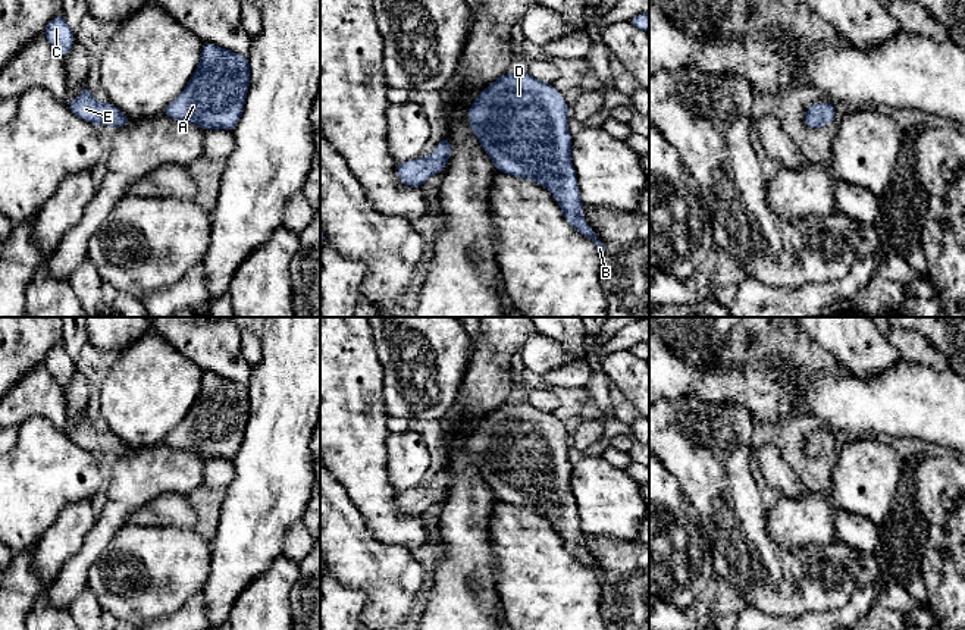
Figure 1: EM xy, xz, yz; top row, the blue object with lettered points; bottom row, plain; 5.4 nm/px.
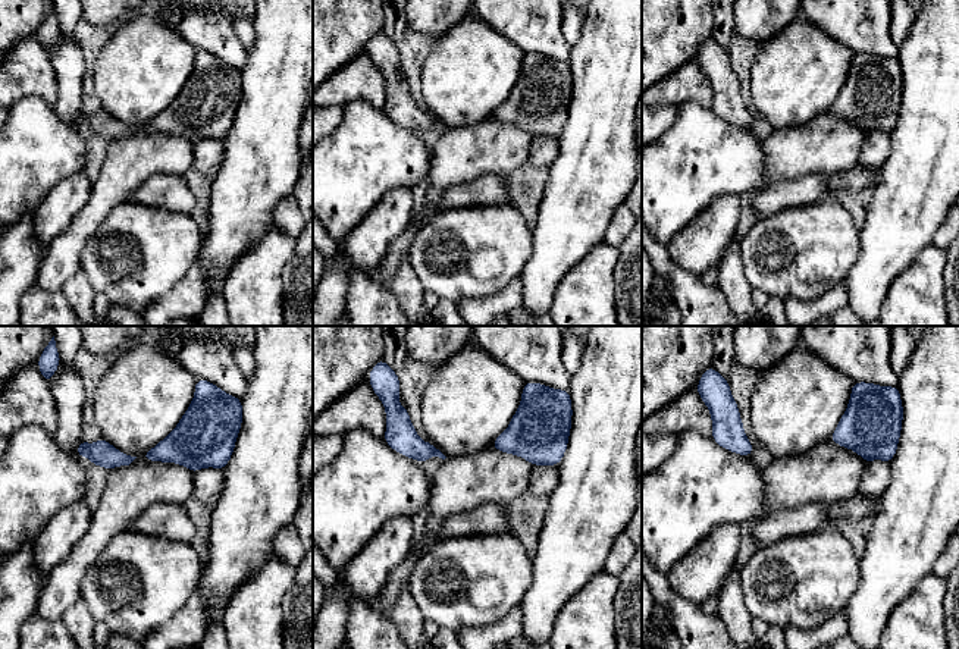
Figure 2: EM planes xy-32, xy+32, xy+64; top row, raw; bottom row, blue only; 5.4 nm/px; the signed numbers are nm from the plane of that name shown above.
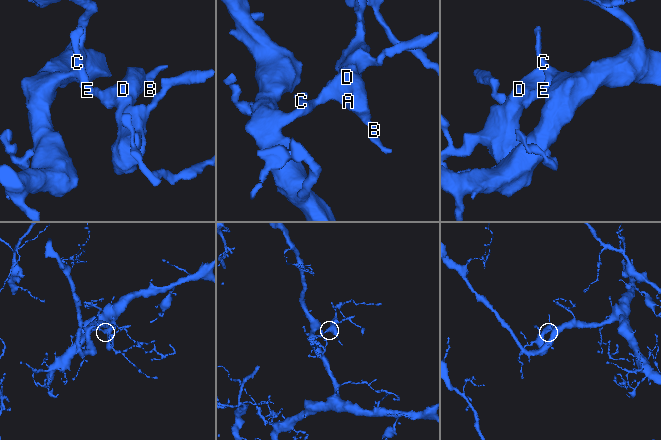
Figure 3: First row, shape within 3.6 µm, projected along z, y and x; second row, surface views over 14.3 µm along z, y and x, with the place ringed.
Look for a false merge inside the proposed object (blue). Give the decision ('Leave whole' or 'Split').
Leave whole

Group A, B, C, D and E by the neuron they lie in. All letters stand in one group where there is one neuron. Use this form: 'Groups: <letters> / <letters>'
Groups: A B C D E

